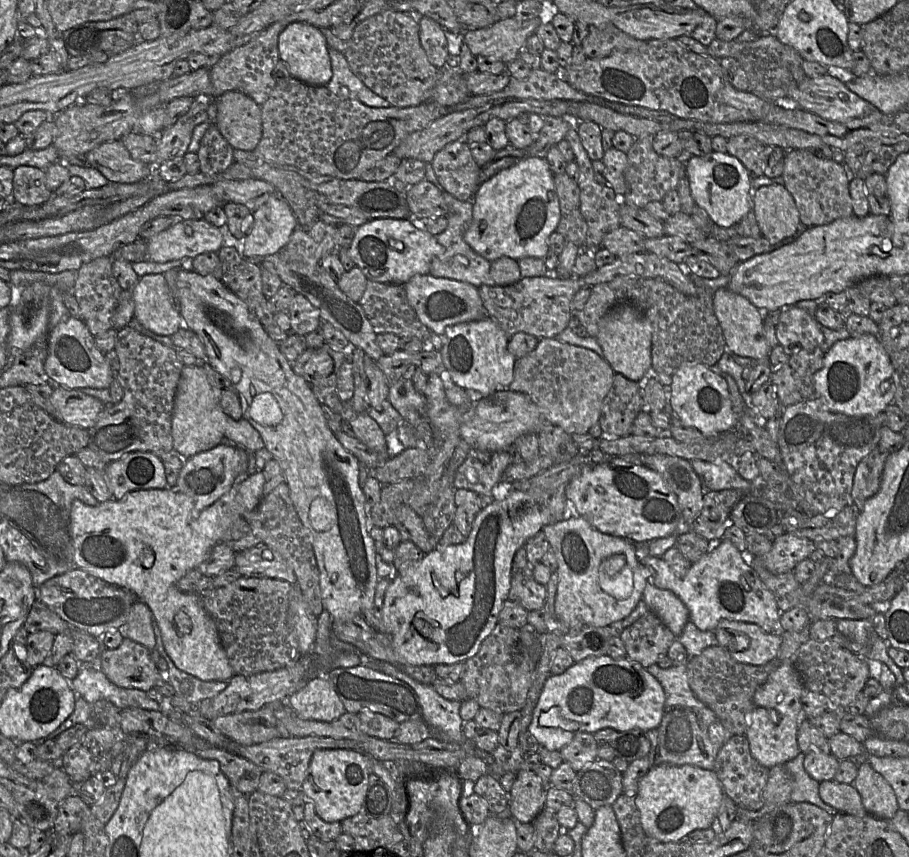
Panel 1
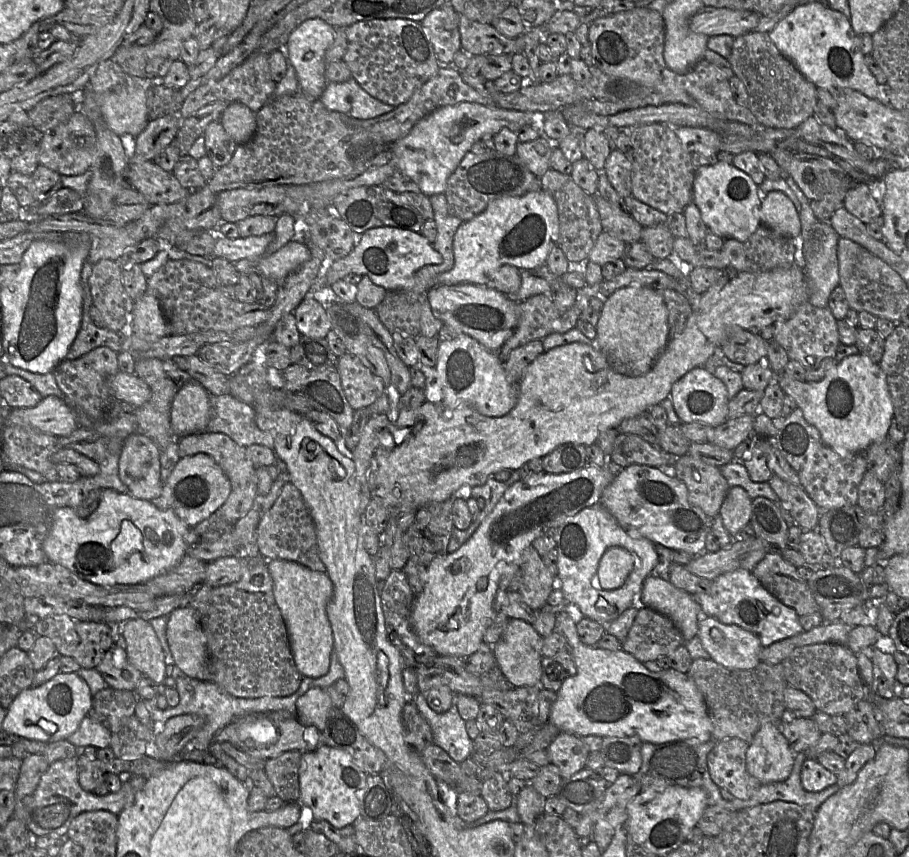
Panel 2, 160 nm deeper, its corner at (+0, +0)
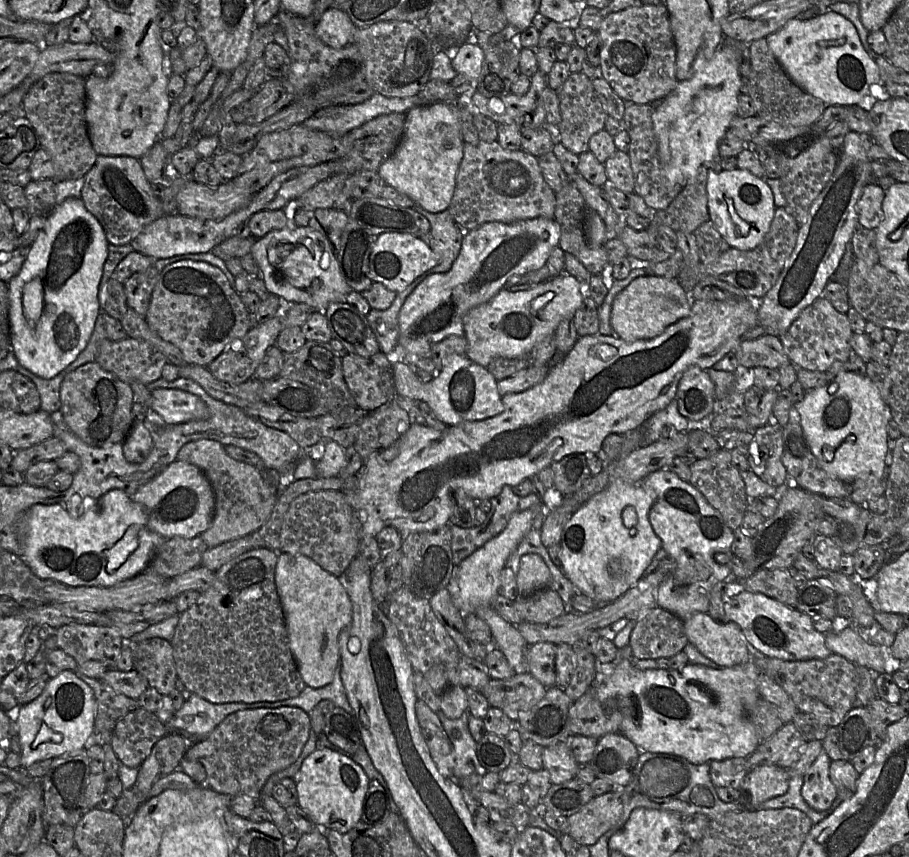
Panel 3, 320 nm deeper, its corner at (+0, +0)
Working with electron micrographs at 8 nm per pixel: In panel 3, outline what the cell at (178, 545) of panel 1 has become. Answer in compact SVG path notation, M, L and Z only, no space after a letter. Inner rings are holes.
M113 489L79 517L73 517L58 504L36 504L21 518L21 557L31 571L41 579L55 580L71 587L111 587L131 579L146 570L165 538L149 530L144 507L134 502L127 493Z

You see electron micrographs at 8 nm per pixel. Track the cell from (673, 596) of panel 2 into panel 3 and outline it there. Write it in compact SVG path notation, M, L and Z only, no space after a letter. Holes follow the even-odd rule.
M658 470L644 478L641 484L654 492L655 500L649 511L649 521L667 555L676 561L675 570L658 589L657 606L682 621L697 612L707 613L714 585L731 579L730 562L718 563L714 554L723 552L733 557L733 530L725 523L720 512L690 482L680 479L675 473Z

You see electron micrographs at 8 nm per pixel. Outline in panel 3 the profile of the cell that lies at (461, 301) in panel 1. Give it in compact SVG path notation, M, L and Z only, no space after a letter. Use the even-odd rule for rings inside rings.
M570 274L552 278L525 291L513 292L503 288L490 301L471 309L464 316L464 336L468 343L466 356L486 368L492 360L498 357L518 358L526 356L536 344L546 336L553 334L563 319L574 317L582 301L580 283Z

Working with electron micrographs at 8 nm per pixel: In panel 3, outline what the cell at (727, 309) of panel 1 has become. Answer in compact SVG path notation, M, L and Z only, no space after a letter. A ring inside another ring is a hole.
M841 371L824 386L807 391L794 408L800 415L800 423L813 455L827 473L842 480L854 480L860 474L872 474L879 479L883 477L891 412L879 389L867 375Z

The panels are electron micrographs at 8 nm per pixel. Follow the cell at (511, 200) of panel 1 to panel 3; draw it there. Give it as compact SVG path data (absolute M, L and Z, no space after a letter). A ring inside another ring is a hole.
M533 218L511 223L489 222L475 229L464 231L461 250L446 273L435 273L416 286L399 313L399 338L397 355L409 365L422 357L431 357L433 346L449 336L464 335L463 318L473 308L490 301L507 280L516 274L526 274L544 266L552 249L559 246L561 229L558 222L548 218Z

